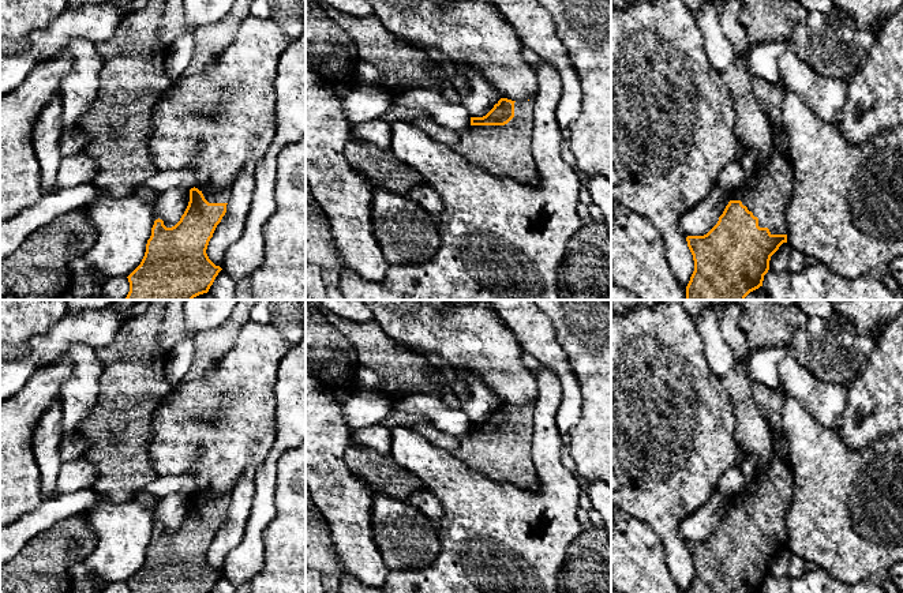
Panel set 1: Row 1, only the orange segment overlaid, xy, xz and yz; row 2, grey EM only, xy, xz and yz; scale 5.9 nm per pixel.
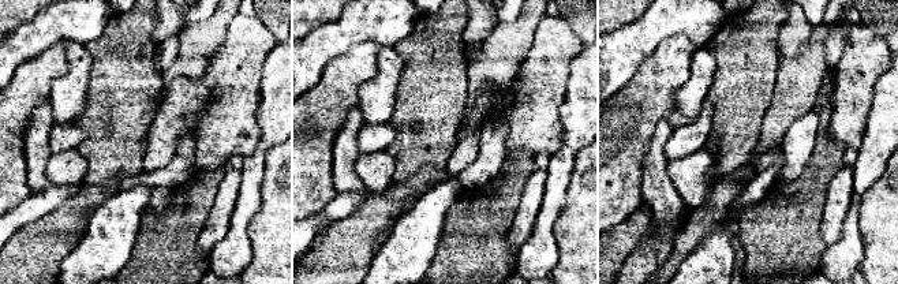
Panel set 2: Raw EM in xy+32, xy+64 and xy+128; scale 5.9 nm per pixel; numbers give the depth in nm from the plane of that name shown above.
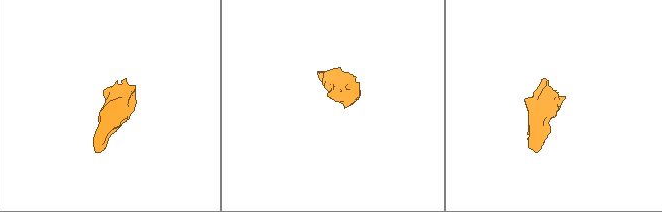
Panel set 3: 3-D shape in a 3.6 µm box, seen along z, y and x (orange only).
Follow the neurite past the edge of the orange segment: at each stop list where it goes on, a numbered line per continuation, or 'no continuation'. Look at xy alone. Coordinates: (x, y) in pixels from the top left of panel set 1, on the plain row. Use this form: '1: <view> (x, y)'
1: xy (223, 502)

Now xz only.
1: xz (505, 455)

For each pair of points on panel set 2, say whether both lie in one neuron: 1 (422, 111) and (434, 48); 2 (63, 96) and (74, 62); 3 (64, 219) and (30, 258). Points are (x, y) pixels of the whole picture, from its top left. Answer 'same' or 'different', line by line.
1: same
2: same
3: same

